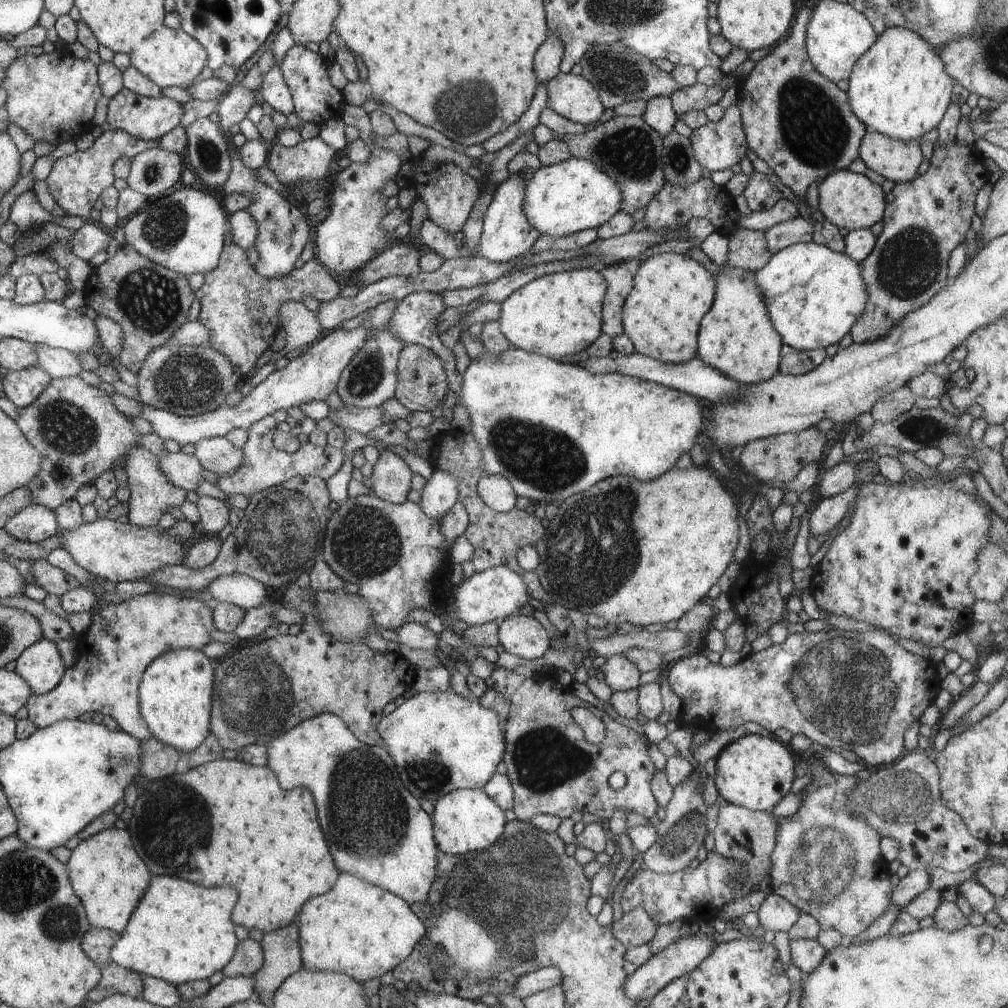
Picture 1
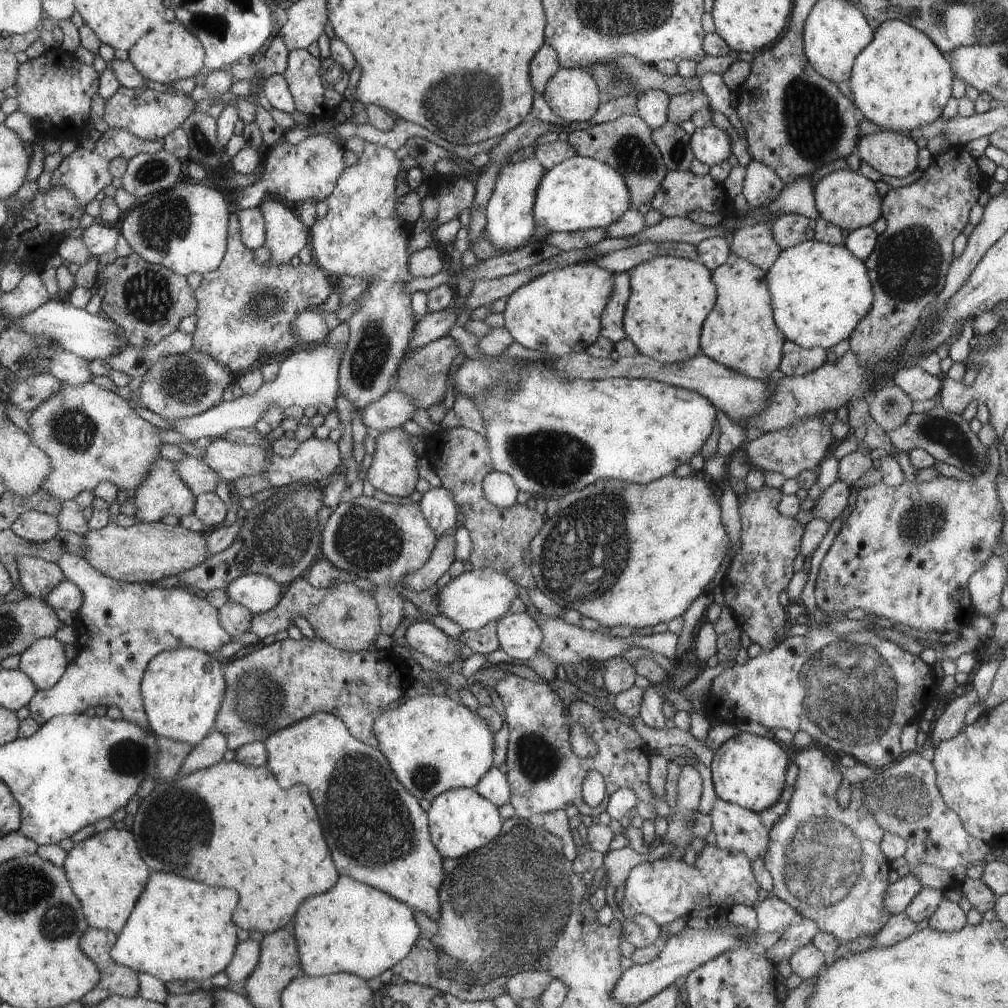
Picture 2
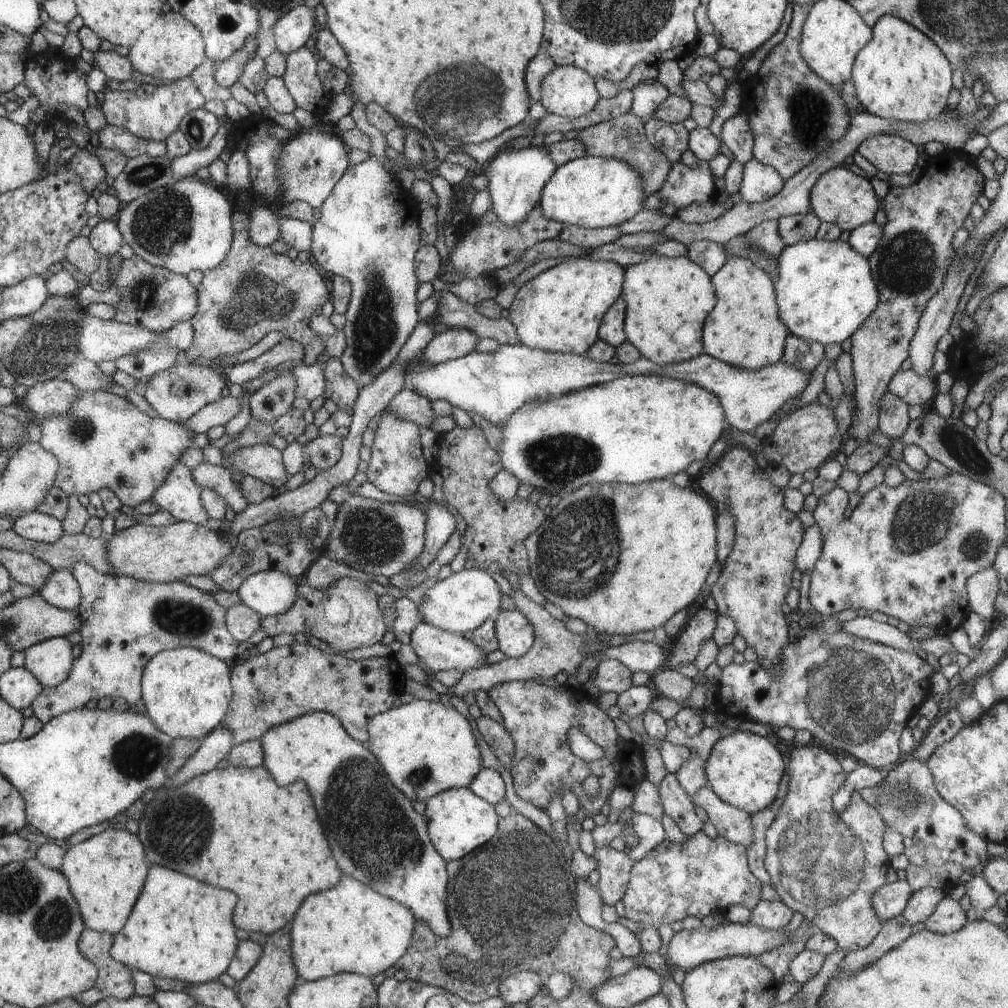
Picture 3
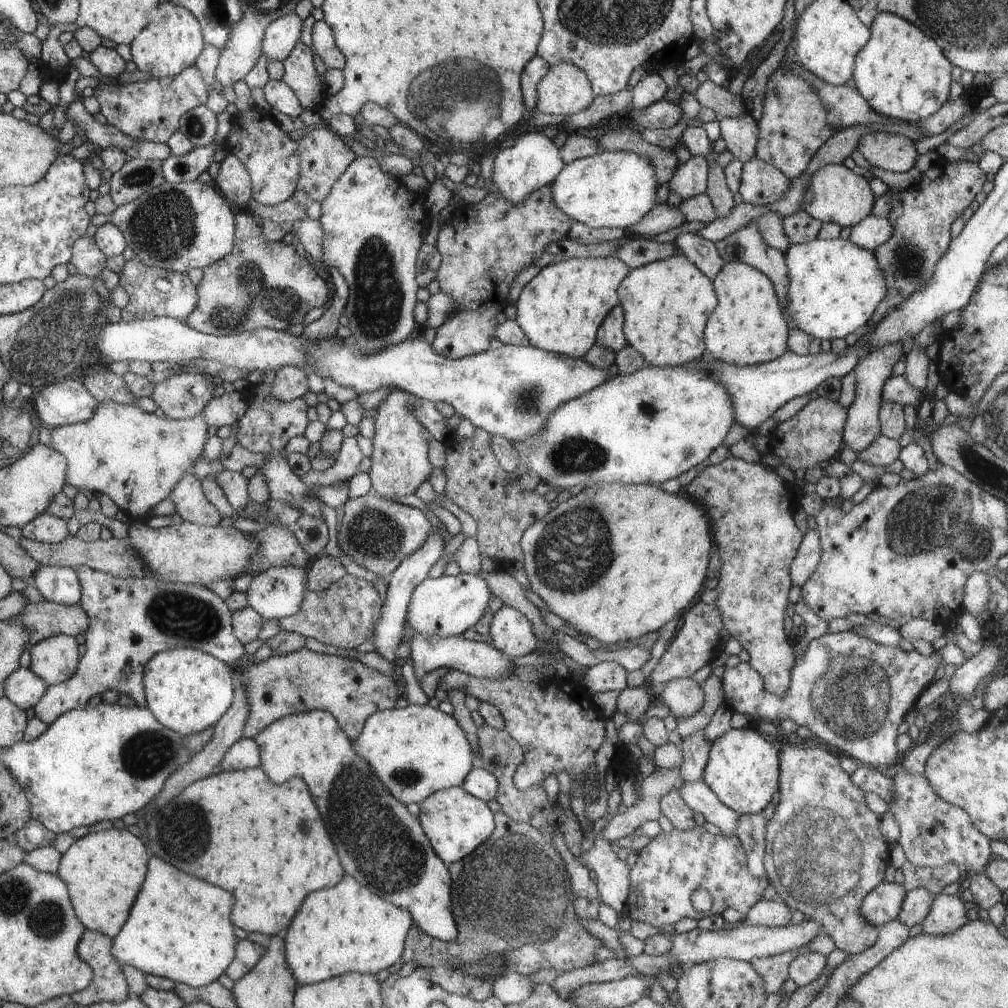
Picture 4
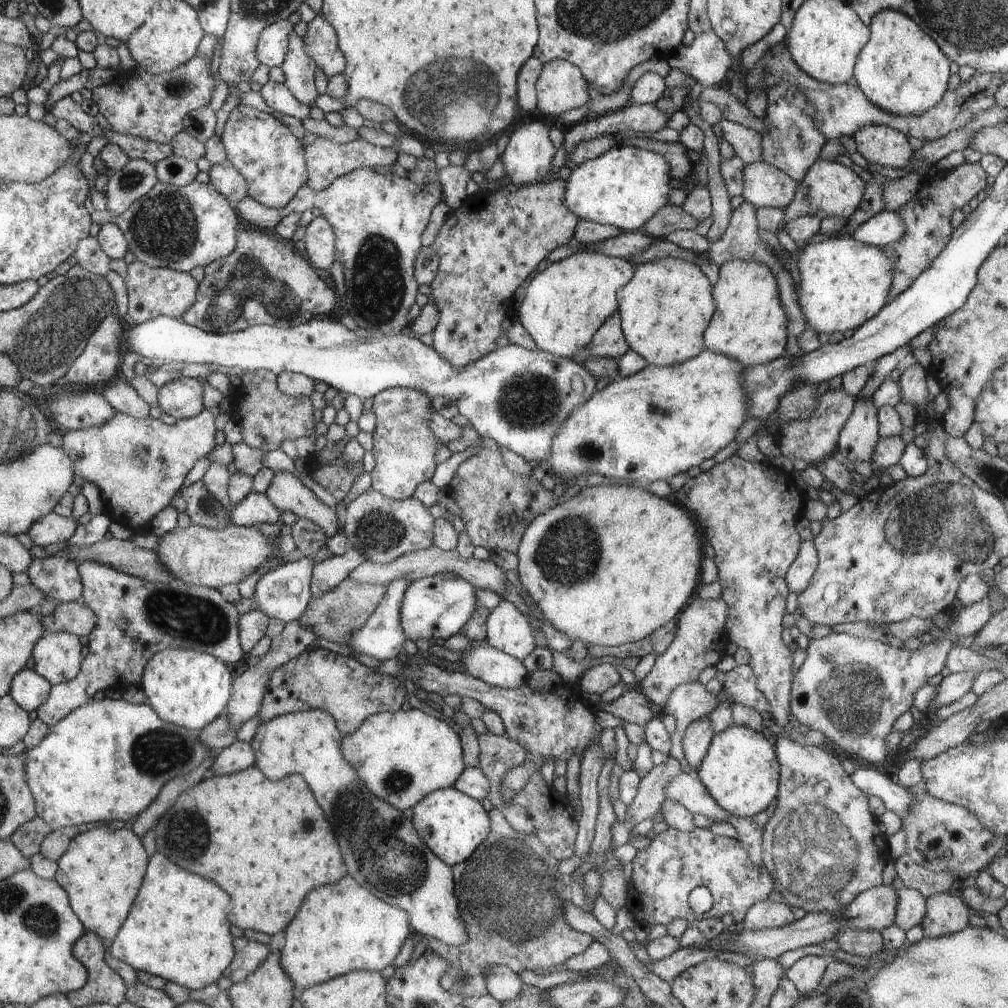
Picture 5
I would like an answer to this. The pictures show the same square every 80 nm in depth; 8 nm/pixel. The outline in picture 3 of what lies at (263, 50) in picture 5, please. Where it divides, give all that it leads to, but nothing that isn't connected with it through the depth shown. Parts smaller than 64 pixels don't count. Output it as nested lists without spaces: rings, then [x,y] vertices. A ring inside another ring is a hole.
[[[302,5],[294,7],[278,20],[272,28],[268,43],[284,56],[305,46],[312,32],[317,32],[319,26],[314,24],[315,8],[305,8]]]

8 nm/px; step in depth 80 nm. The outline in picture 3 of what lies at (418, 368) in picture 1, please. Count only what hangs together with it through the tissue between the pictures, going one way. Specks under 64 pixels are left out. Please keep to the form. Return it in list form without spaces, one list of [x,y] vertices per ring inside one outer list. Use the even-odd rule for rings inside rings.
[[[448,327],[446,331],[437,333],[422,354],[432,363],[451,361],[476,351],[479,336],[466,327]]]

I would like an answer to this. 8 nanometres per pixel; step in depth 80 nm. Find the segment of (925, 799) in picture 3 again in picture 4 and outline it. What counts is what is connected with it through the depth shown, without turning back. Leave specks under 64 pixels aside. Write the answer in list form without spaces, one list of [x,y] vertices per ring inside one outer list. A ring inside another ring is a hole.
[[[898,768],[898,773],[893,776],[894,790],[893,799],[888,802],[889,809],[896,817],[897,823],[901,828],[899,844],[902,846],[906,860],[917,867],[930,867],[939,869],[948,863],[954,863],[960,867],[962,873],[975,875],[984,873],[986,865],[995,857],[990,850],[991,838],[982,834],[972,822],[970,816],[965,810],[942,800],[928,782],[928,779],[922,774],[907,773]]]

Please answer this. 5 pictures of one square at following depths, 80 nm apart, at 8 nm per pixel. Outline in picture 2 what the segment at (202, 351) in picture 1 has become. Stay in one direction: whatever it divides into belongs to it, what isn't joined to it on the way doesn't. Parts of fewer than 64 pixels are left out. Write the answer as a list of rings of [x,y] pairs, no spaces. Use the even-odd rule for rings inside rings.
[[[189,349],[184,354],[160,356],[154,366],[142,376],[142,384],[138,390],[141,404],[148,410],[168,418],[191,418],[222,402],[224,390],[232,384],[232,372],[214,356]]]

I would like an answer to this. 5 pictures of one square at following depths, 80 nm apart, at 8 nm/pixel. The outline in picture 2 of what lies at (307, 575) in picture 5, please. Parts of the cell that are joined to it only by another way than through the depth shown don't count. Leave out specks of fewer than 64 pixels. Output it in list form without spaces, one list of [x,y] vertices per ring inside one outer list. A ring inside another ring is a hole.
[[[251,574],[236,577],[225,589],[230,601],[260,614],[273,609],[283,597],[285,586],[265,574]]]

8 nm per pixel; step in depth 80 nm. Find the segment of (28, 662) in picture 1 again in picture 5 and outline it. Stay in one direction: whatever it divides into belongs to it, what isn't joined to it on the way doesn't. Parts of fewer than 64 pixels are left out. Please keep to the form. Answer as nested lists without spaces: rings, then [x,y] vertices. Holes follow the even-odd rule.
[[[72,633],[45,634],[35,644],[35,671],[53,686],[74,679],[82,670],[80,648],[80,640]]]

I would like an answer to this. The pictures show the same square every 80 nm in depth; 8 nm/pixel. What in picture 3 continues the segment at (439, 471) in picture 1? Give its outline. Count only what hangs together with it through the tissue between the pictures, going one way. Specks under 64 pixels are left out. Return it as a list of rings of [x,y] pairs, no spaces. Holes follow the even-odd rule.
[[[432,498],[430,501],[426,524],[426,547],[424,547],[423,554],[405,568],[408,575],[422,573],[434,563],[439,558],[439,552],[443,550],[443,546],[456,530],[454,516],[442,504]]]

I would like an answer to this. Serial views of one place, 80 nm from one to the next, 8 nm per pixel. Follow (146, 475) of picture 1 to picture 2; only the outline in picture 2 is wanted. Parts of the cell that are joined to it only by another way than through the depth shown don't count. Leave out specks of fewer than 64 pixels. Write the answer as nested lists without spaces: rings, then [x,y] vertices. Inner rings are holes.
[[[160,458],[156,460],[155,464],[152,464],[151,472],[148,472],[144,483],[140,484],[138,490],[136,490],[136,496],[131,501],[137,507],[135,518],[139,519],[142,523],[155,523],[167,515],[176,516],[181,519],[182,516],[188,516],[193,514],[195,498],[192,496],[190,490],[184,486],[182,478],[178,478],[178,470],[176,466],[170,462]]]

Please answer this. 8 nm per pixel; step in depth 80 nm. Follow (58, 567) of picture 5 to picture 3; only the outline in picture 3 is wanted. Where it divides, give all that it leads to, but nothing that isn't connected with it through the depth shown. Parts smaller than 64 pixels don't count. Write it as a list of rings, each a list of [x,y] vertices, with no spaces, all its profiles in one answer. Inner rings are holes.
[[[55,569],[39,588],[38,594],[48,603],[64,610],[76,611],[81,603],[78,581],[68,569]]]

